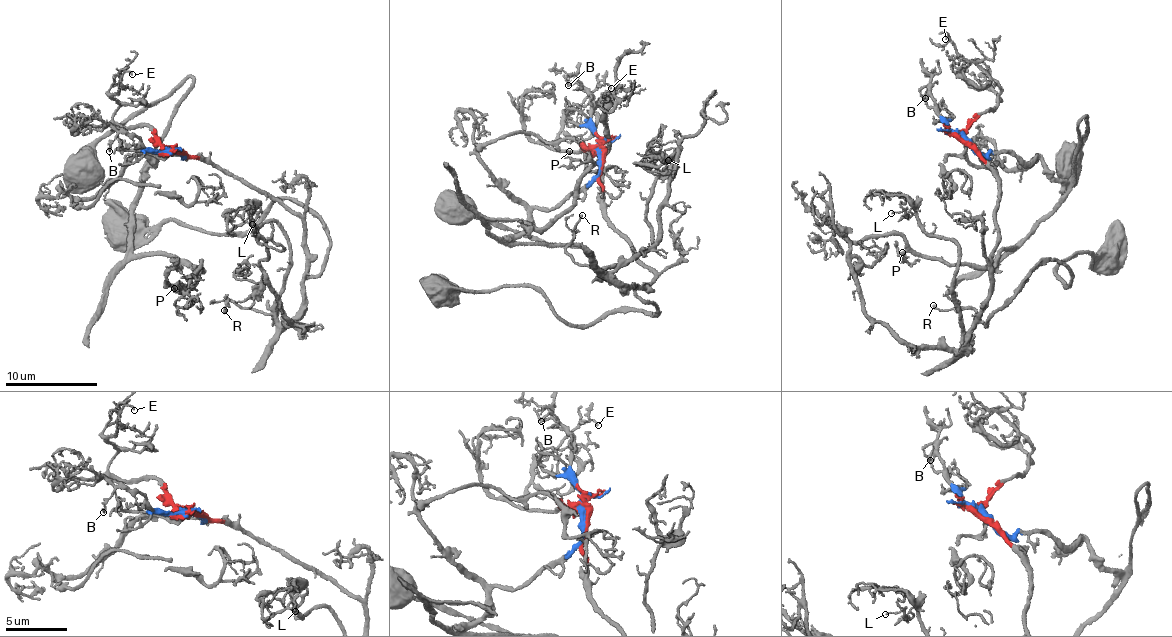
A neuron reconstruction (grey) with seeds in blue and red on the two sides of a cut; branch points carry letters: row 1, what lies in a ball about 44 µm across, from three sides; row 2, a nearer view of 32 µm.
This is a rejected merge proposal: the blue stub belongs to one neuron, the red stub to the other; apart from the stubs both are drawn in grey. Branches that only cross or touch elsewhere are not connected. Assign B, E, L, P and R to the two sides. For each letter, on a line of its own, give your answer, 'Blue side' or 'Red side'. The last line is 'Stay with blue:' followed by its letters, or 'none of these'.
B: Blue side
E: Red side
L: Red side
P: Blue side
R: Red side
Stay with blue: B, P

